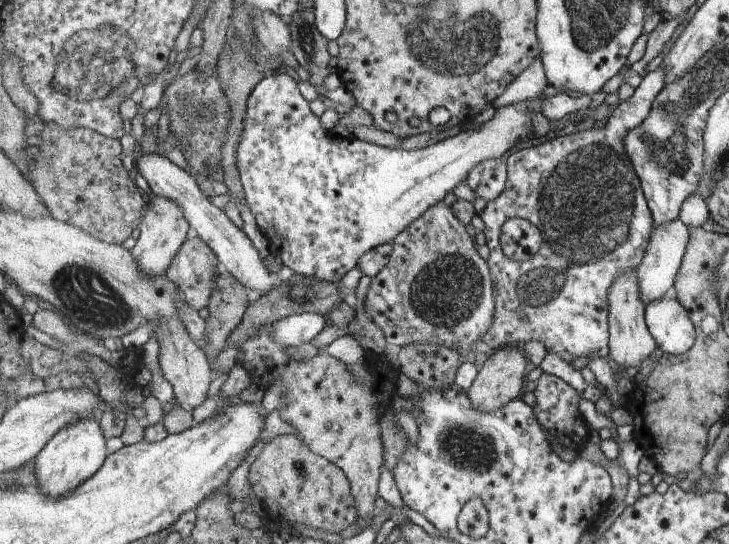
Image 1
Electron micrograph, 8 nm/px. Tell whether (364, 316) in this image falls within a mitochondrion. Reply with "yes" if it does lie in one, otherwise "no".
no

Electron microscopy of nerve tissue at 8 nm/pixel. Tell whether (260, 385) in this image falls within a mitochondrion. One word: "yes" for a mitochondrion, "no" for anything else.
no

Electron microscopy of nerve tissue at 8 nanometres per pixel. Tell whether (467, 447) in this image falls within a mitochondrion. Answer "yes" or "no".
yes

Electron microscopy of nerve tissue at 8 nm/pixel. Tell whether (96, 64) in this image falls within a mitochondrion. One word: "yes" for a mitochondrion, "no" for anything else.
yes

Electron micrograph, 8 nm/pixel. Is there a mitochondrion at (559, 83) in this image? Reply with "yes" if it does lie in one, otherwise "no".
no

